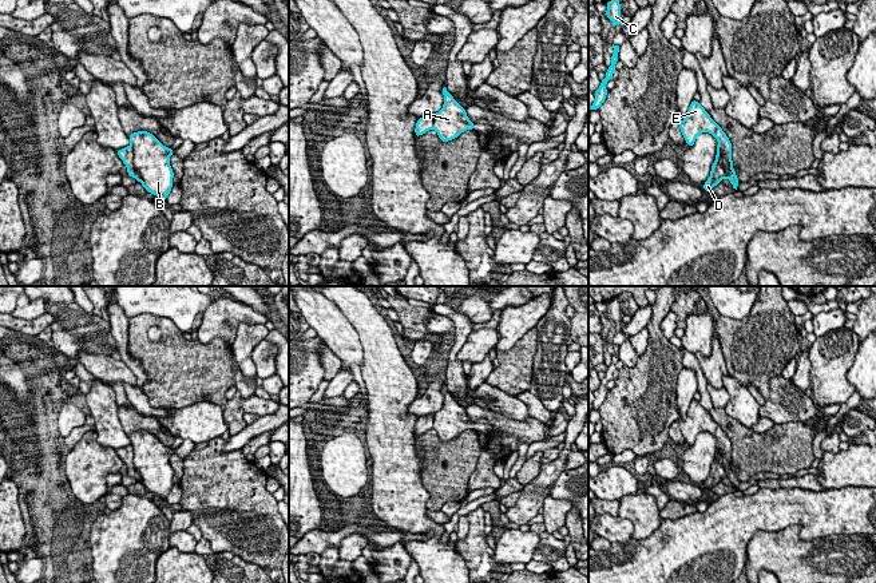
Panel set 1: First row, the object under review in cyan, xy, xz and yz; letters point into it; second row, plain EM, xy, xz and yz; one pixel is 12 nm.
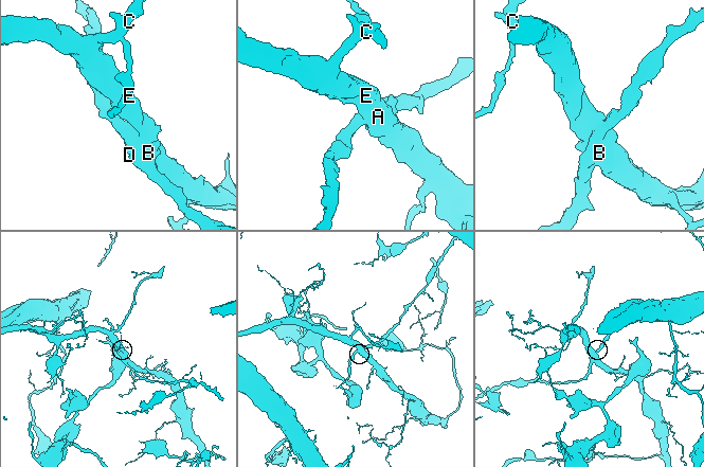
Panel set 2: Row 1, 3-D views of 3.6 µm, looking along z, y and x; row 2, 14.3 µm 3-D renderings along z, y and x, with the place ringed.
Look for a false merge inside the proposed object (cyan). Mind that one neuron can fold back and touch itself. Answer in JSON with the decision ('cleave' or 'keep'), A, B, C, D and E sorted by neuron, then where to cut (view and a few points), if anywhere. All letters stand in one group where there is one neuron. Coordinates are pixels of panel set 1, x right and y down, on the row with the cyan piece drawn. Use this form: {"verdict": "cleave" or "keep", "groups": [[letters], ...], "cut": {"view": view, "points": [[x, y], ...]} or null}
{"verdict": "cleave", "groups": [["A", "B", "C", "E"], ["D"]], "cut": {"view": "xy", "points": [[130, 146], [133, 166], [141, 181]]}}

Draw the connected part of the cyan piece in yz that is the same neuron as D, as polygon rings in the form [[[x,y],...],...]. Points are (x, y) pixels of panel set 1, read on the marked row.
[[[716,159],[714,163],[711,164],[711,171],[710,171],[710,177],[707,178],[707,181],[703,183],[703,191],[711,191],[711,189],[714,186],[717,186],[718,183],[721,183],[721,181],[726,178],[726,171],[725,167],[722,166],[722,163]]]

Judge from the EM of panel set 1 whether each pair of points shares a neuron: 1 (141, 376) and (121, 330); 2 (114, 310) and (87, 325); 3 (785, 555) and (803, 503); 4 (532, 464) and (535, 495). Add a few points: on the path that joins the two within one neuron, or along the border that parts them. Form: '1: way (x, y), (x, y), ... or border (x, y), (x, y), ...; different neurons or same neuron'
1: way (135, 365), (123, 352), (122, 341); same neuron
2: border (108, 321), (118, 351); different neurons
3: border (765, 530), (797, 524), (800, 538), (825, 535); different neurons
4: border (542, 464), (538, 474), (524, 486); different neurons

